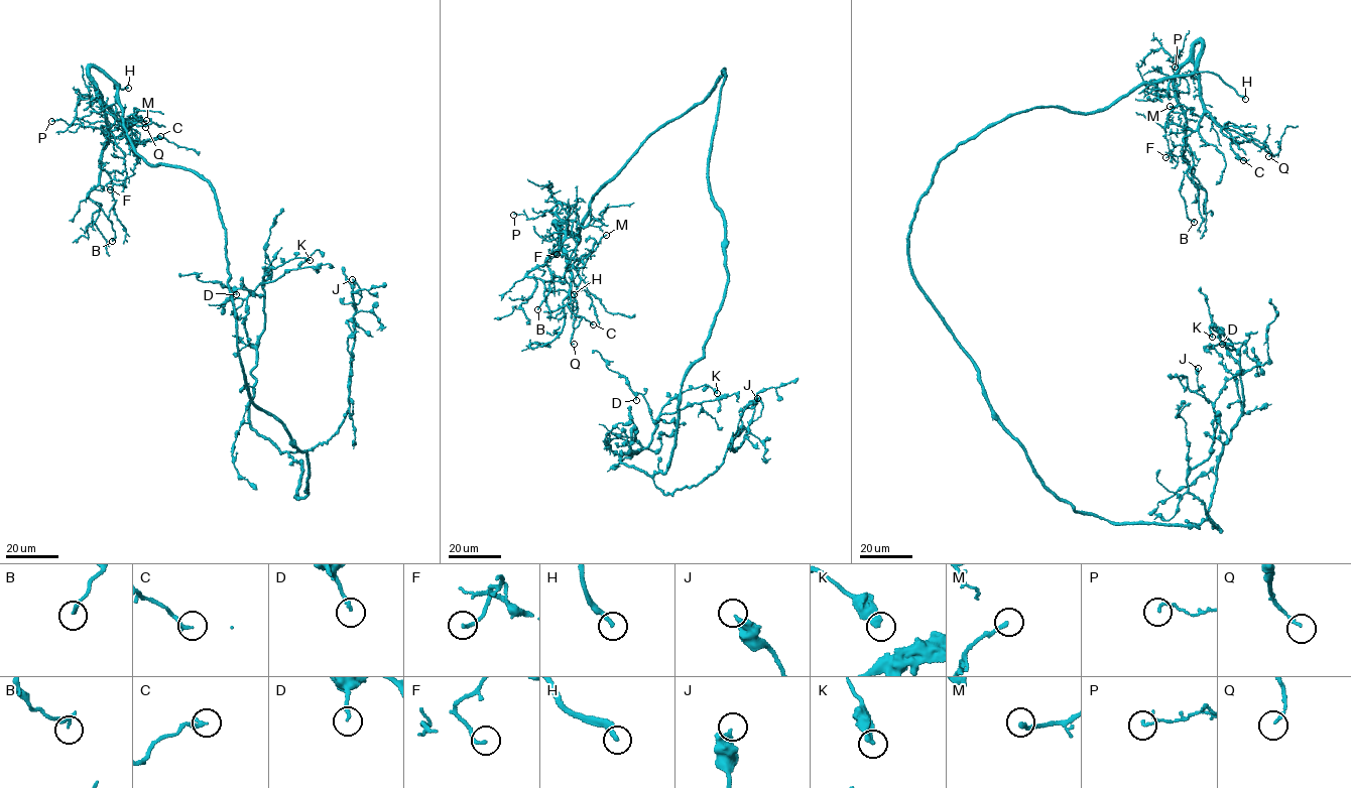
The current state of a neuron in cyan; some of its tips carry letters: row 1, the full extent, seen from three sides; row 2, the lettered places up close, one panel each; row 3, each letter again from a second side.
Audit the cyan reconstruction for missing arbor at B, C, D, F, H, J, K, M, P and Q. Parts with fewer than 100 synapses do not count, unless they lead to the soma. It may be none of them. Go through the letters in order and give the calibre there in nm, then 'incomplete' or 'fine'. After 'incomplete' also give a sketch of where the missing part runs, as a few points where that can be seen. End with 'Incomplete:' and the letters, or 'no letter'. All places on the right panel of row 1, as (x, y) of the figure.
B: calibre 220 nm; fine
C: calibre 200 nm; fine
D: calibre 170 nm; fine
F: calibre 160 nm; fine
H: calibre 220 nm; incomplete; course (1245, 99), (1262, 121), (1280, 116), (1298, 118), (1326, 110), (1331, 113)
J: calibre 300 nm; fine
K: calibre 360 nm; fine
M: calibre 200 nm; fine
P: calibre 100 nm; fine
Q: calibre 130 nm; fine
Incomplete: H

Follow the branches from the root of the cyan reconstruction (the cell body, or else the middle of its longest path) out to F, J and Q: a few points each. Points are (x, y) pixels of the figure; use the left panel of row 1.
F: (245, 374), (213, 189), (185, 168), (145, 160), (116, 99), (107, 127), (126, 174), (110, 189)
J: (245, 374), (251, 403), (305, 452), (305, 496), (289, 451), (326, 442), (349, 411), (352, 279)
Q: (245, 374), (213, 189), (145, 160), (120, 102), (115, 117), (97, 89), (113, 117), (145, 127)

